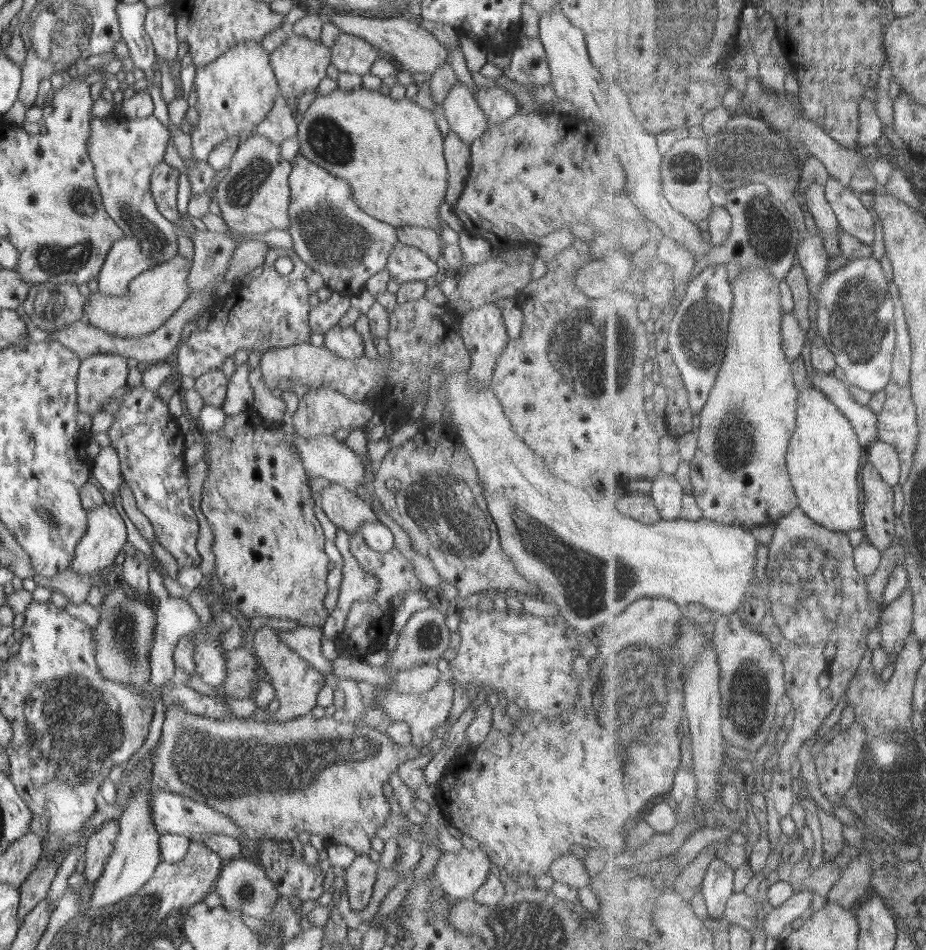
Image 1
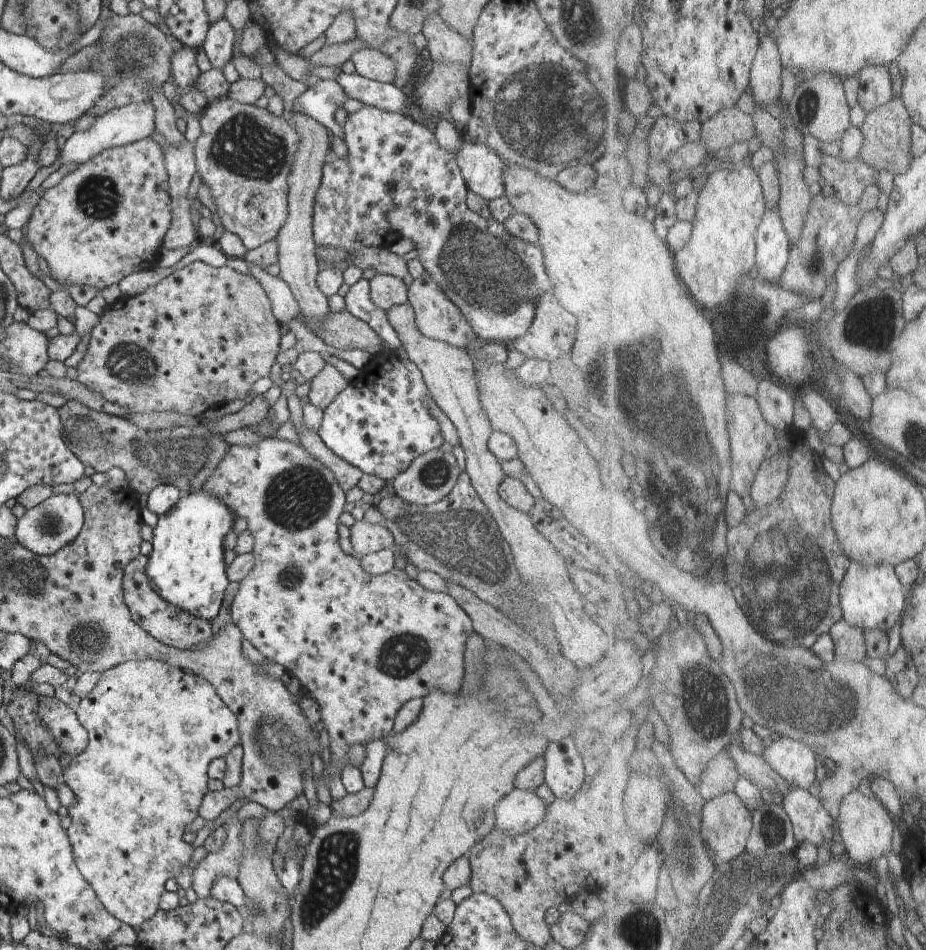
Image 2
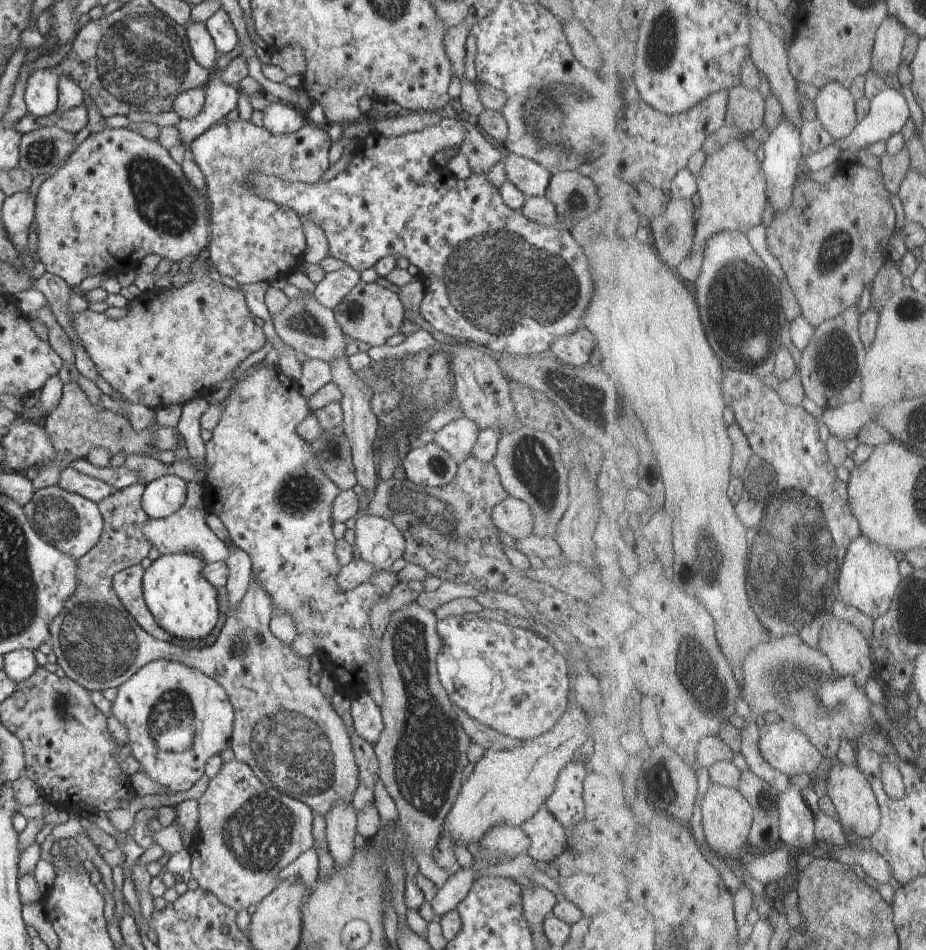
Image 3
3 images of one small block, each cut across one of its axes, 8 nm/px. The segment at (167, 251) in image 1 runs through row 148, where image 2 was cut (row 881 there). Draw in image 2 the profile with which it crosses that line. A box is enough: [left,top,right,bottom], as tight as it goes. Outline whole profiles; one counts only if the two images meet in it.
[63,659,241,928]

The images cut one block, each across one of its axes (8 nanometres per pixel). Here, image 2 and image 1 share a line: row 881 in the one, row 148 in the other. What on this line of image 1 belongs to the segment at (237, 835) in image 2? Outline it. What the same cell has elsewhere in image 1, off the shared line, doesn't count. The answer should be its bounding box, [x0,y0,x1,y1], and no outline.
[191,41,279,161]

